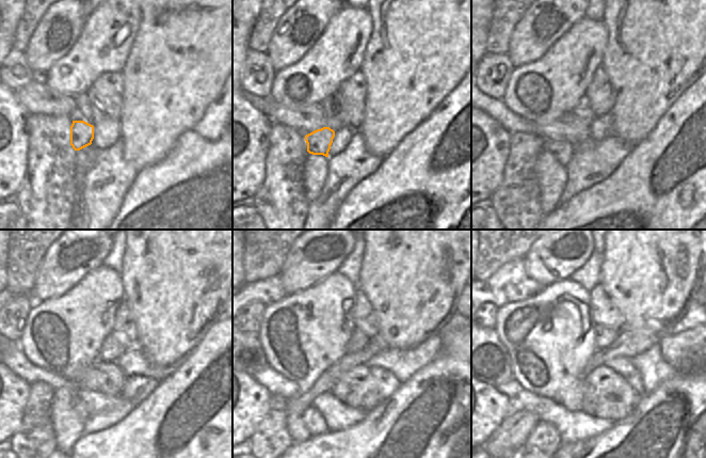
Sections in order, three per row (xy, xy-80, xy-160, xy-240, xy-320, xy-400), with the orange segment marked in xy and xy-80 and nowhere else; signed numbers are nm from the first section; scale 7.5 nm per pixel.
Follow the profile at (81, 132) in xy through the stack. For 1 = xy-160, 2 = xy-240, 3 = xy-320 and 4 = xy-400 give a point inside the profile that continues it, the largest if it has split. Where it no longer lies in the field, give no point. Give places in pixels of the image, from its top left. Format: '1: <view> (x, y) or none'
1: xy-160 (562, 152)
2: xy-240 (79, 407)
3: xy-320 (313, 419)
4: xy-400 (544, 437)

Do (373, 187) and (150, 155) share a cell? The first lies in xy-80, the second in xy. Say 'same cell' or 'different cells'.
different cells

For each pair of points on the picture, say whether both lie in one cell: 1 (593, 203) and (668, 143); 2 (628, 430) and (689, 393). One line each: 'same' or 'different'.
1: same
2: same

